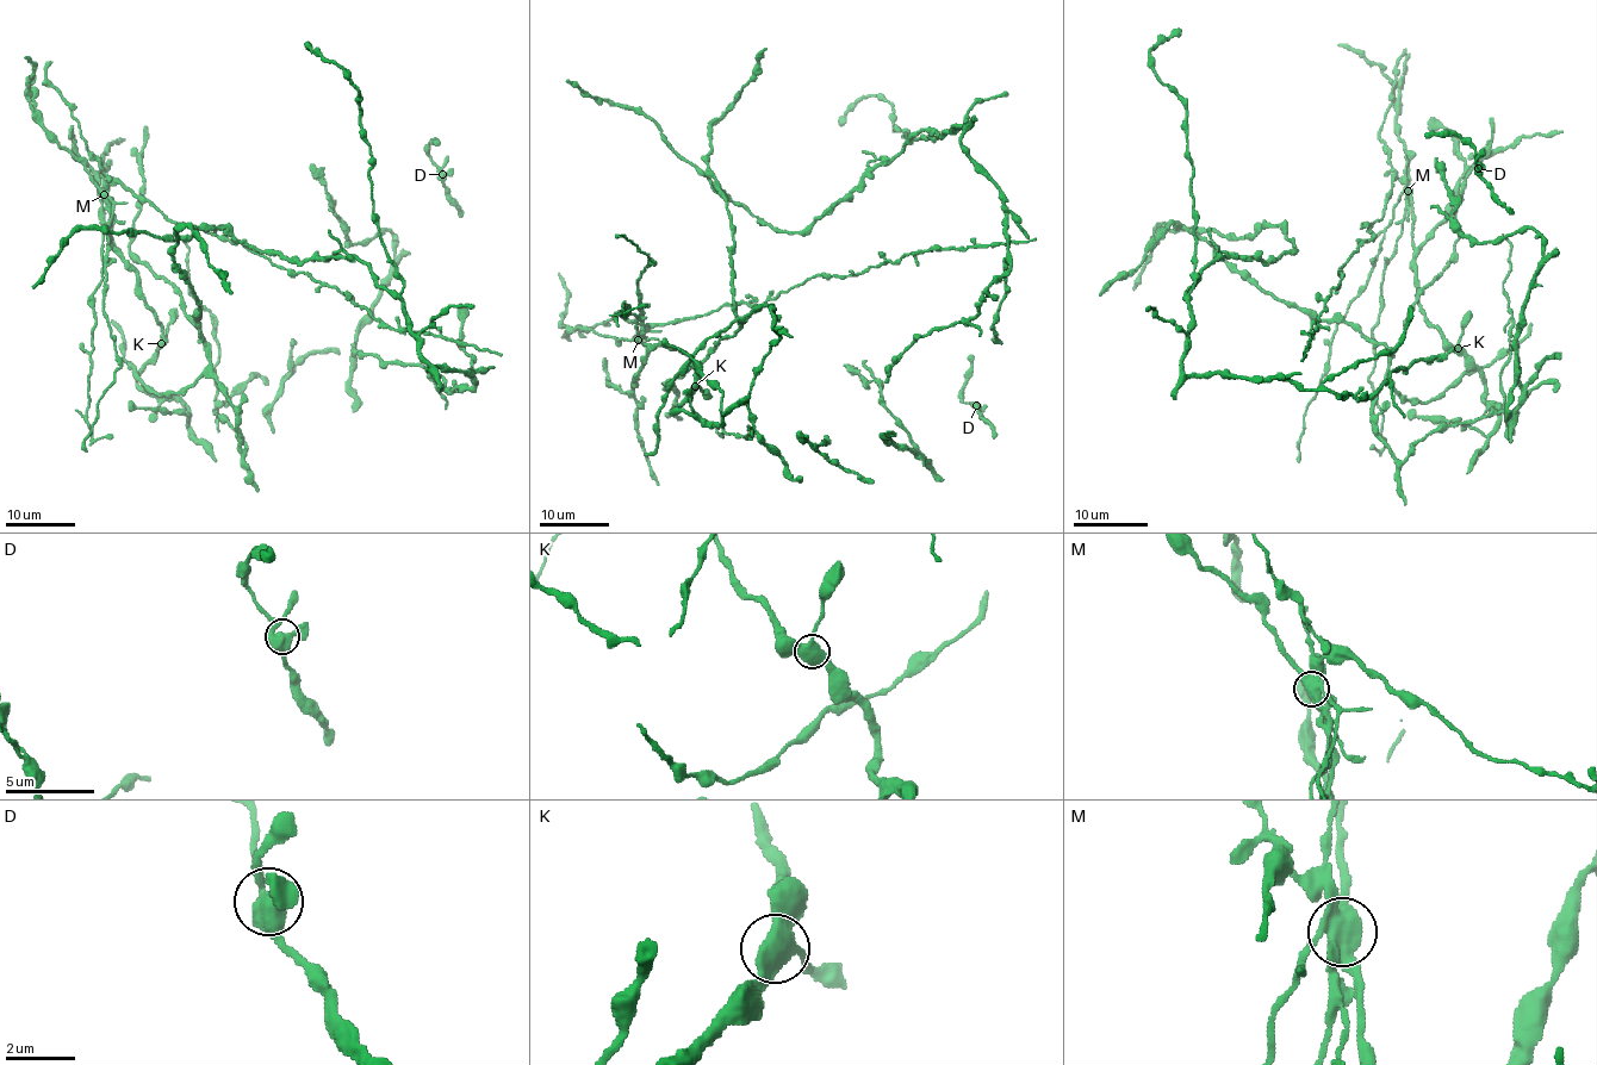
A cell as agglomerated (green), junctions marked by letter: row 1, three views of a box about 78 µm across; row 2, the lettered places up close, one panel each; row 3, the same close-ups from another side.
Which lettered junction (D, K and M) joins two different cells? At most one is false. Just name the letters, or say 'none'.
M

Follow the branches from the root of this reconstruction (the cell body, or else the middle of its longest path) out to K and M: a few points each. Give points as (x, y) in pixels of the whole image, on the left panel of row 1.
K: (131, 190), (118, 182), (109, 185), (110, 245), (136, 274), (136, 293), (161, 327), (161, 343)
M: (131, 190), (110, 182), (103, 195)

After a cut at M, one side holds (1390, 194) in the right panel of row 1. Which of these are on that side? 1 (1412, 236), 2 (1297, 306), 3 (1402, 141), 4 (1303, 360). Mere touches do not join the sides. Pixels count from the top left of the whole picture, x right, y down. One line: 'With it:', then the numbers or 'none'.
With it: 4

